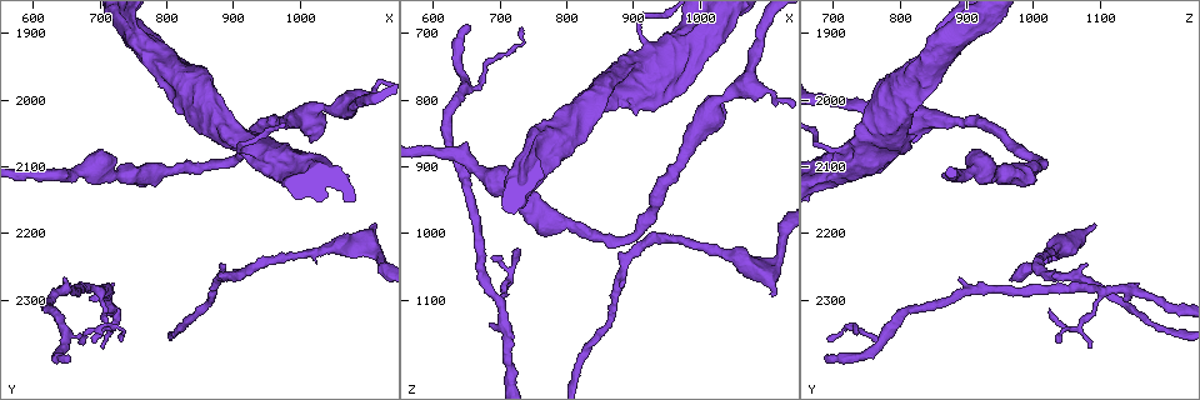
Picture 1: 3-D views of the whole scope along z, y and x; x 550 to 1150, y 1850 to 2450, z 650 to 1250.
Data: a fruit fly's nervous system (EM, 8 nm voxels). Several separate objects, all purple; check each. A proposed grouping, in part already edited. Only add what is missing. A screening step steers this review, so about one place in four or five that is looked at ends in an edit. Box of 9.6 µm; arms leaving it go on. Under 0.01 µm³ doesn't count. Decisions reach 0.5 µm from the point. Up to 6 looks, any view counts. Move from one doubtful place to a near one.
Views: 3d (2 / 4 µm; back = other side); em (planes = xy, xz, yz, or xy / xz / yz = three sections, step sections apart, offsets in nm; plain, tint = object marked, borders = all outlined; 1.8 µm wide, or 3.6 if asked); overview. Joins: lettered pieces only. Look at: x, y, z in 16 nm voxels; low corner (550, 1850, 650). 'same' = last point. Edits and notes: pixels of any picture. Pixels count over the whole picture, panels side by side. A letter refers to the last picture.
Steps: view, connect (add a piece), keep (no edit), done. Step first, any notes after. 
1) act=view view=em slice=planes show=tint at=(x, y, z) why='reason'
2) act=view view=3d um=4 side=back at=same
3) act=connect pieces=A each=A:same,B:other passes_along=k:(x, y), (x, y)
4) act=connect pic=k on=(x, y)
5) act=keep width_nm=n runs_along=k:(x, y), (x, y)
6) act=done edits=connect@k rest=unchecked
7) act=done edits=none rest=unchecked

act=view view=em um=3.6 slice=planes show=borders at=(920, 2065, 745)

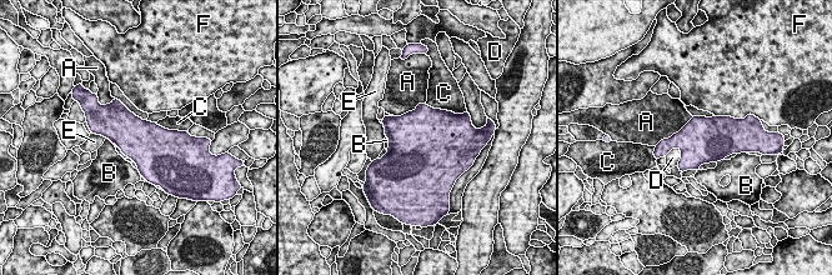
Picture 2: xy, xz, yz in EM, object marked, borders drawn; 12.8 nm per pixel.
act=keep each=A:other,B:other,C:other,D:other,E:other,F:other border=2:(692, 116), (677, 131), (655, 145) found='no lettered piece goes on from it'

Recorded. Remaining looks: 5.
act=view view=em slice=xz step=16 show=borders at=(1110, 2185, 1090) why='free end'

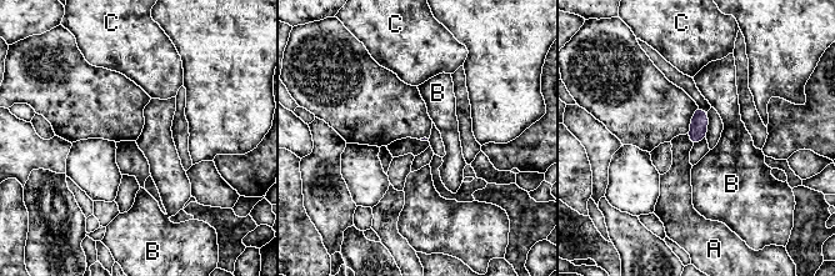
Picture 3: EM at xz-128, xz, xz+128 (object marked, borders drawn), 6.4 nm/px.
act=keep longest_contact=A:90nm each=A:other,B:other,C:other border=3:(686, 134), (693, 145) found='no lettered piece goes on from it'

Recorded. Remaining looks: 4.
act=view view=em um=3.6 slice=yz step=16 show=borders at=(725, 2315, 1020) why='an open end'

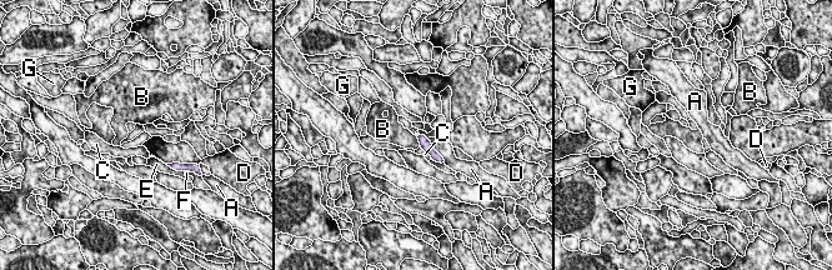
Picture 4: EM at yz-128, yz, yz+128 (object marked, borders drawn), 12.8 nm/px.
act=view view=em um=3.6 slice=planes show=borders at=same

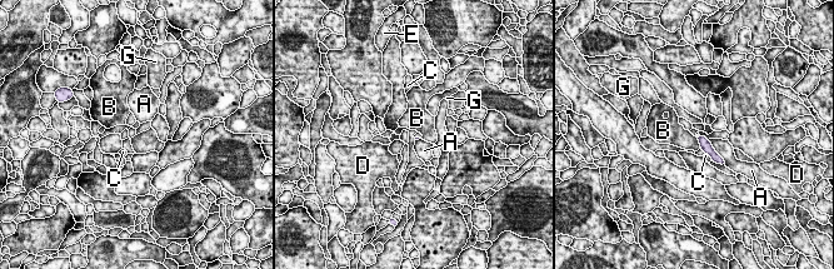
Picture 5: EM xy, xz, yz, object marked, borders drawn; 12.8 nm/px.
act=keep each=A:other,B:other,C:other,D:other,E:other,G:other border=5:(697, 138), (700, 148) found='none of them fits'

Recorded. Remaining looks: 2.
act=done edits=none rest=unchecked

